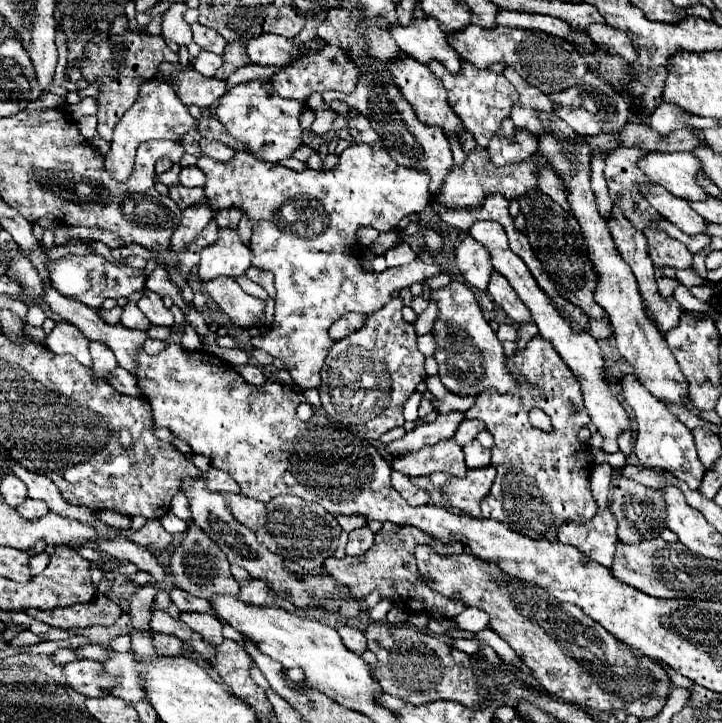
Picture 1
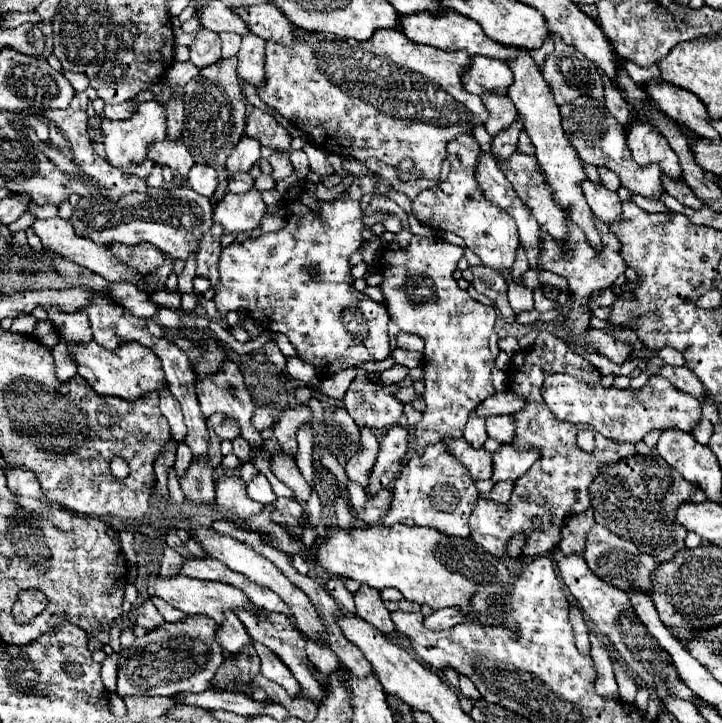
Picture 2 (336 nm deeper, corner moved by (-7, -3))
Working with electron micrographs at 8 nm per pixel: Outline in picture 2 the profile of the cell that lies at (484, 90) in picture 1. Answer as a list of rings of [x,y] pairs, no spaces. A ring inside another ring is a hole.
[[[381,28],[363,44],[341,36],[327,36],[307,30],[299,32],[303,32],[303,36],[299,36],[291,48],[267,42],[265,84],[257,90],[257,94],[267,106],[281,112],[293,126],[303,130],[317,148],[325,152],[341,158],[355,158],[359,162],[375,158],[395,168],[399,168],[405,158],[411,158],[413,168],[409,172],[399,172],[403,182],[417,178],[439,180],[445,146],[461,132],[469,134],[477,122],[487,120],[487,110],[481,98],[469,94],[459,78],[463,68],[469,64],[467,52],[447,52],[415,44],[399,30],[389,28]]]

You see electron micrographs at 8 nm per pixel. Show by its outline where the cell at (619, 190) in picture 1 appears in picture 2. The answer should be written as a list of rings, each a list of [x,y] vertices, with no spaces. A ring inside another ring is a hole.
[[[597,168],[599,176],[601,176],[601,184],[607,188],[607,190],[617,190],[621,184],[619,184],[619,178],[615,176],[615,172],[607,170],[607,168]]]

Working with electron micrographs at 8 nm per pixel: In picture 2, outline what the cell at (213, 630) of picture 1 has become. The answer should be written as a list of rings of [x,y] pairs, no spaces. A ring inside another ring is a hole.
[[[185,616],[179,622],[165,622],[143,638],[135,638],[119,656],[117,694],[171,698],[181,692],[205,692],[211,688],[217,668],[223,664],[223,650],[215,640],[217,628],[219,626],[209,616]]]

